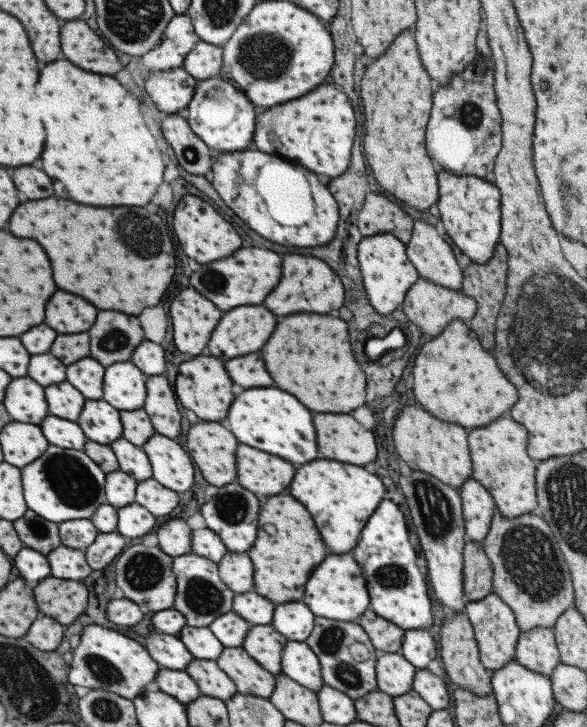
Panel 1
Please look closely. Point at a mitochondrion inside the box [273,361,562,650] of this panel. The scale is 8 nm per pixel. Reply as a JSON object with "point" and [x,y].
{"point":[434,509]}

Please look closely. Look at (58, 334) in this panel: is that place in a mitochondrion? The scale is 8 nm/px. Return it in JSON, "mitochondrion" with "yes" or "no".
{"mitochondrion":"no"}

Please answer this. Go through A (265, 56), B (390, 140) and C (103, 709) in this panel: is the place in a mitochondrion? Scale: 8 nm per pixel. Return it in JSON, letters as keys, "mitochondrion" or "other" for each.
{"A":"mitochondrion","B":"other","C":"mitochondrion"}

